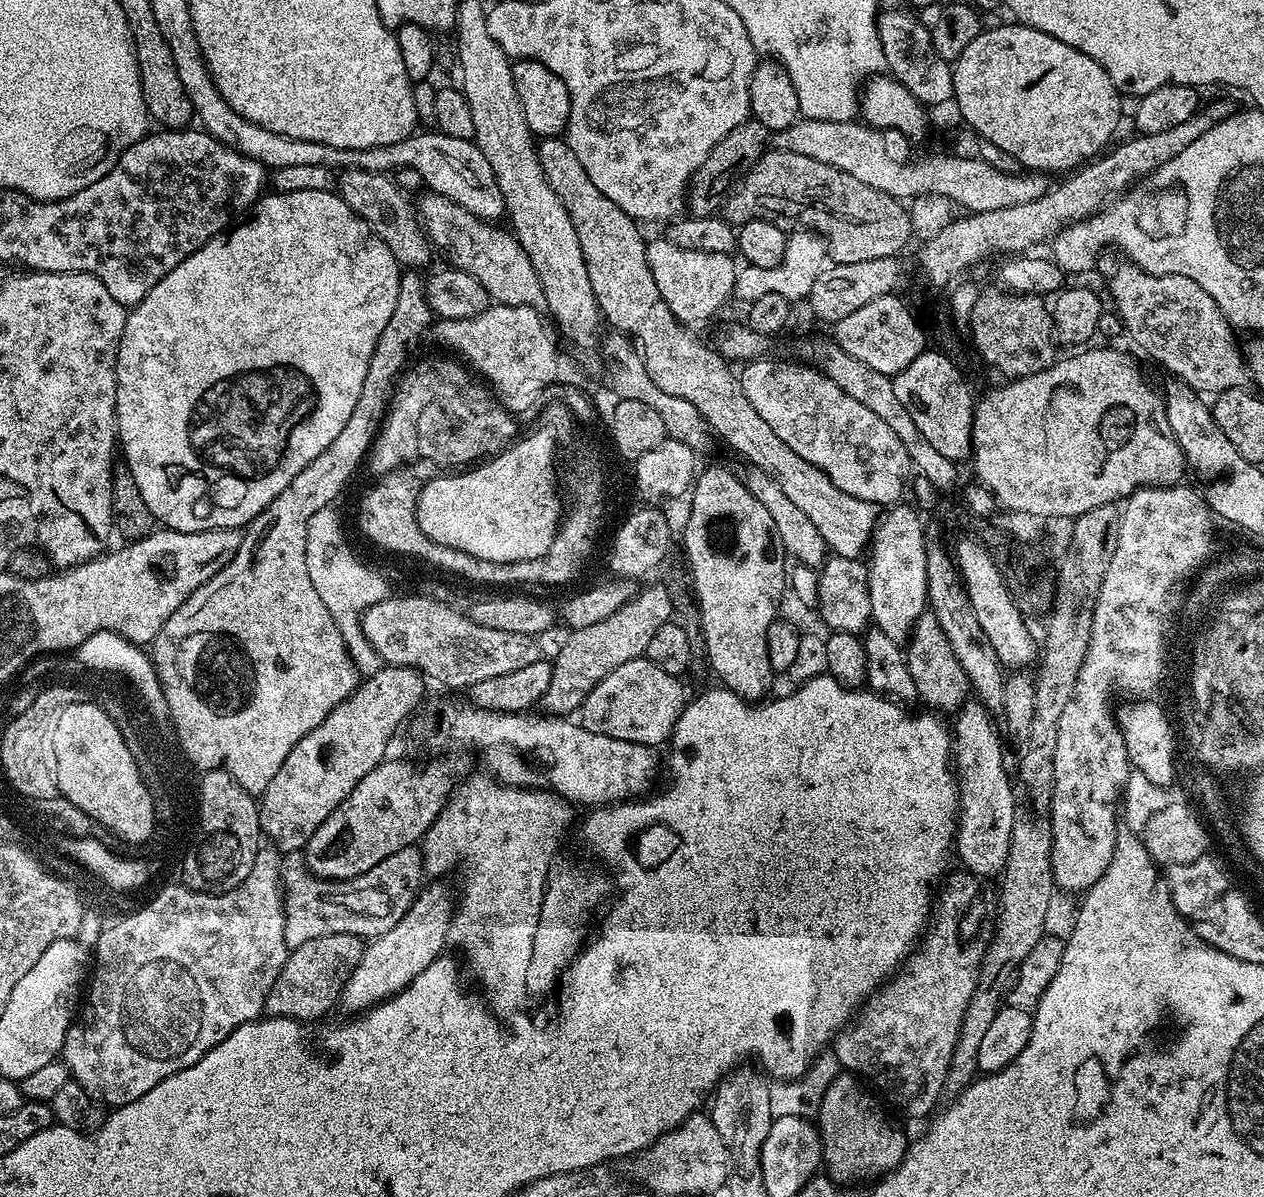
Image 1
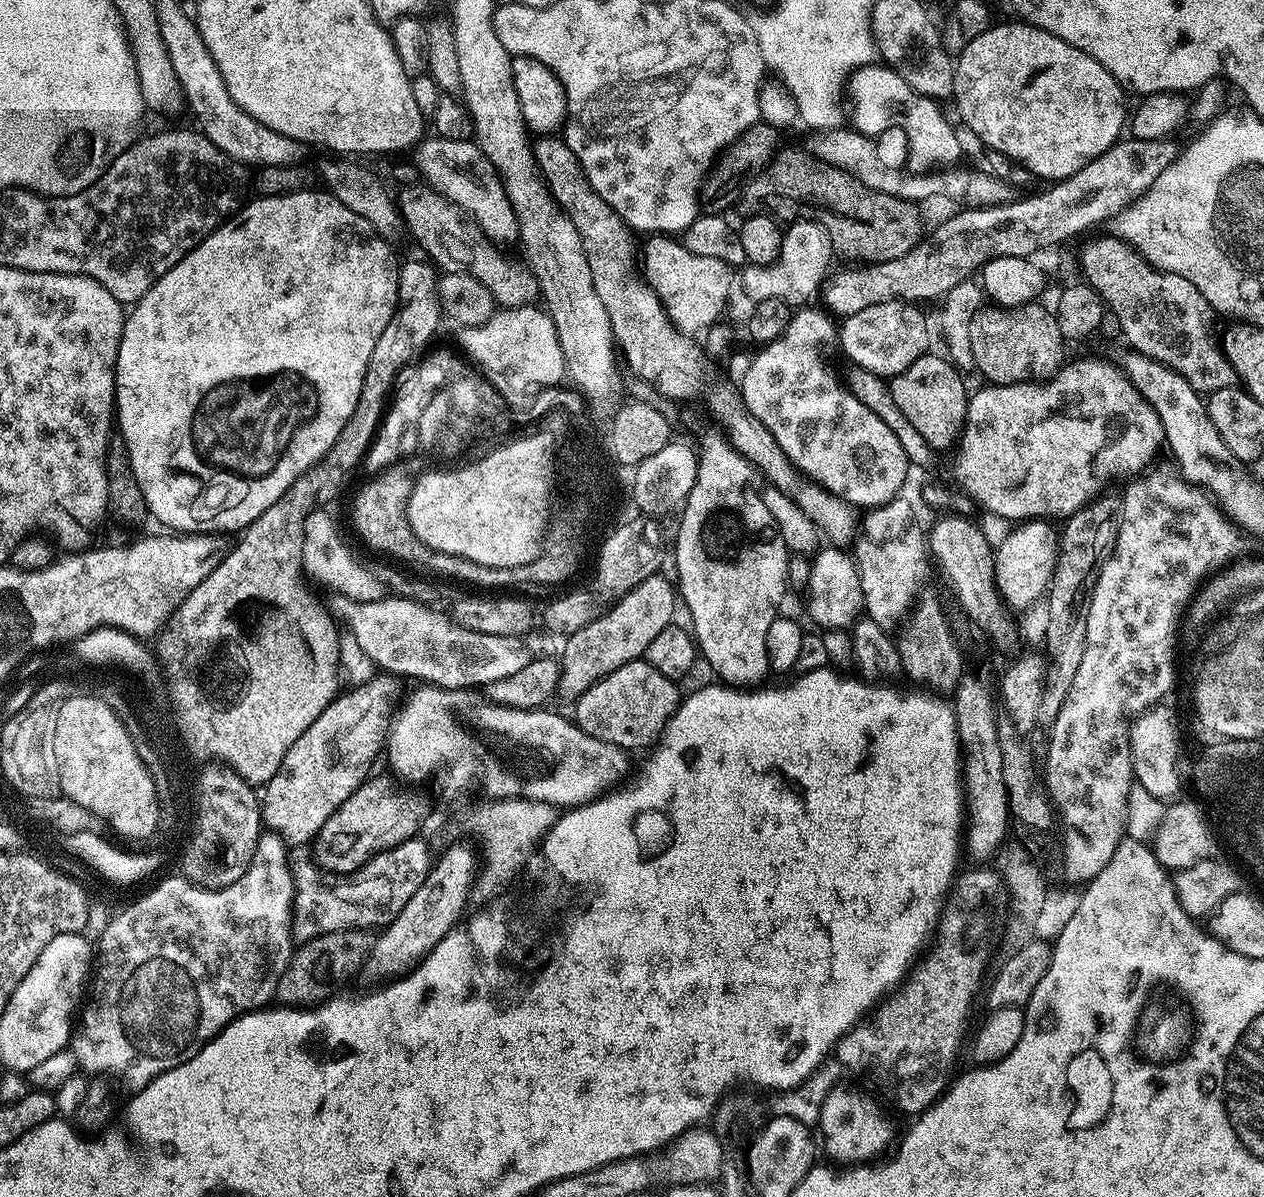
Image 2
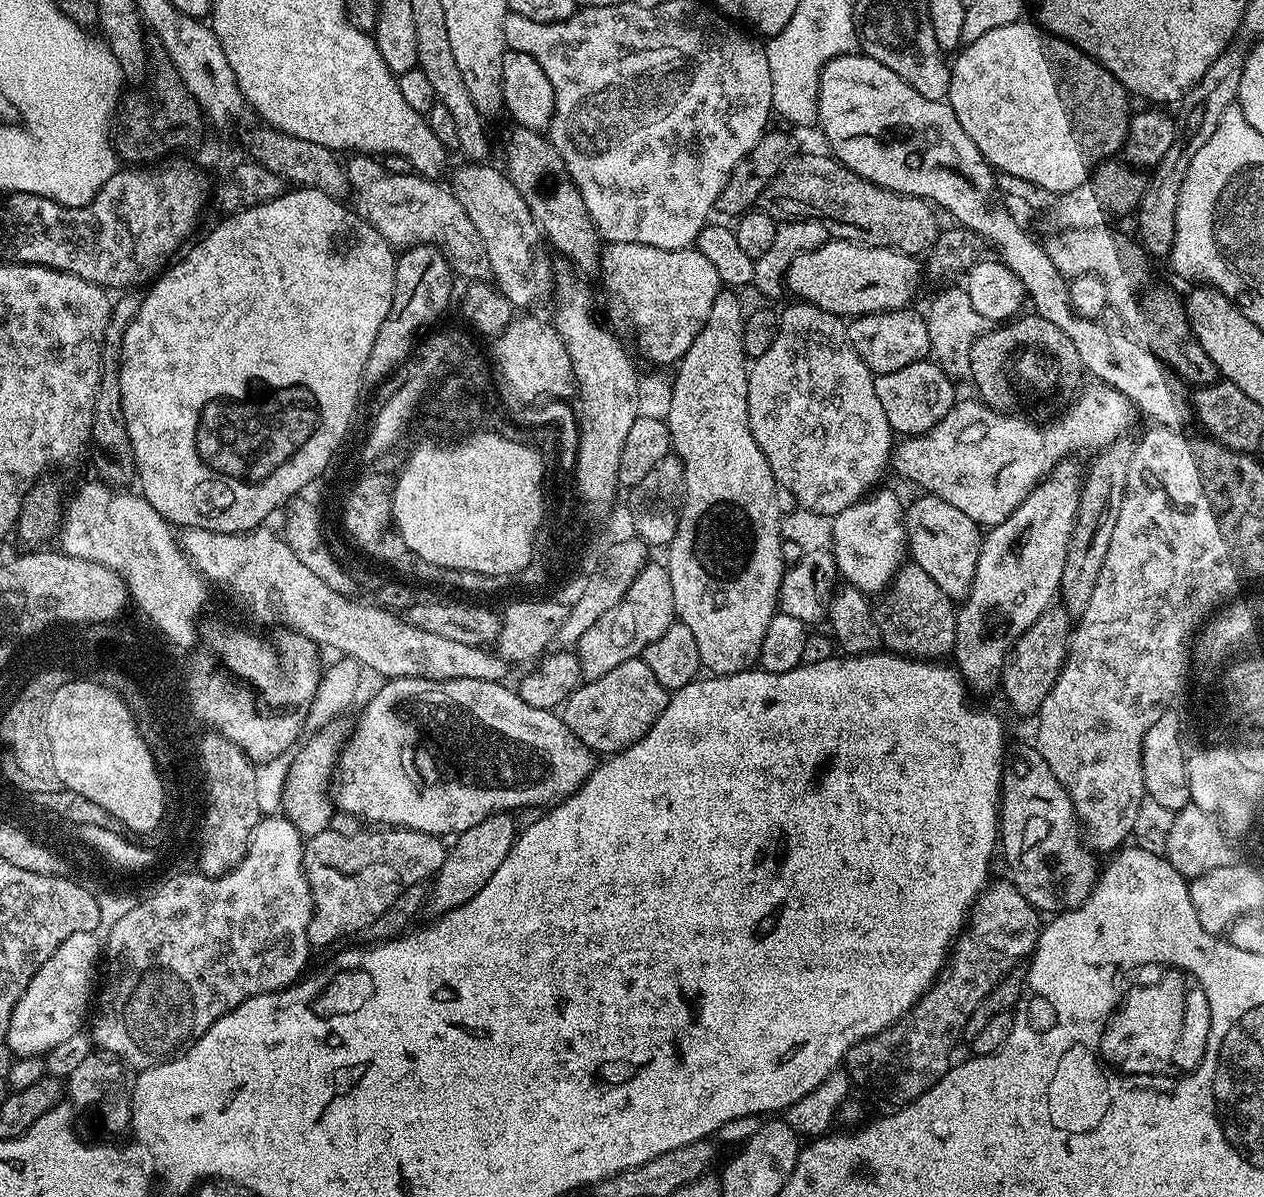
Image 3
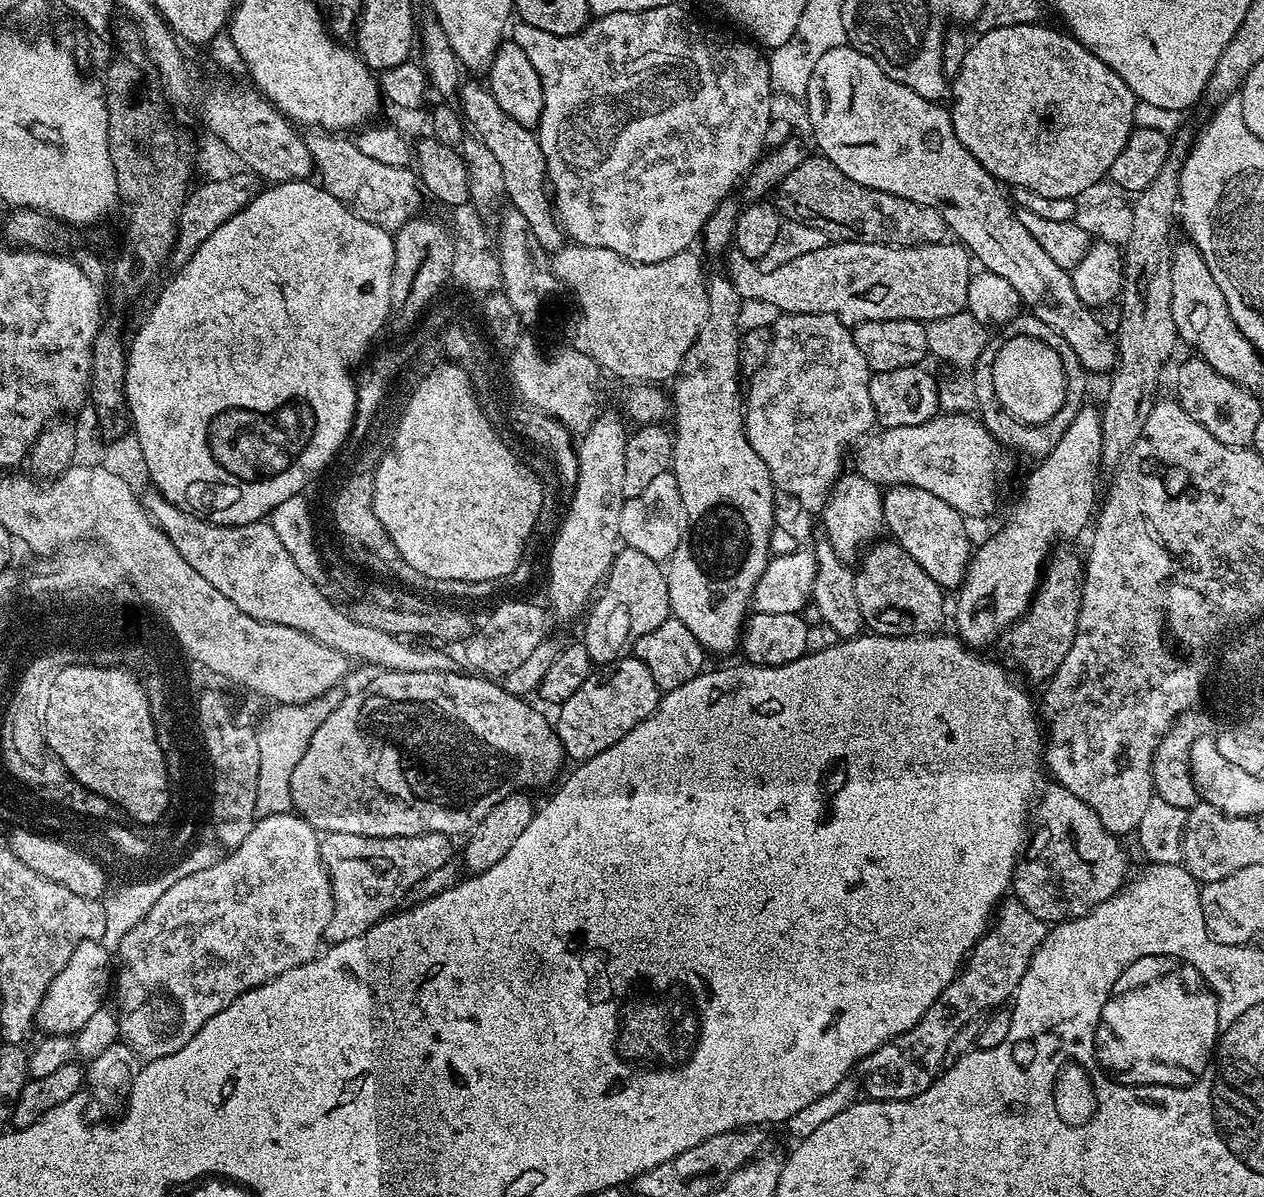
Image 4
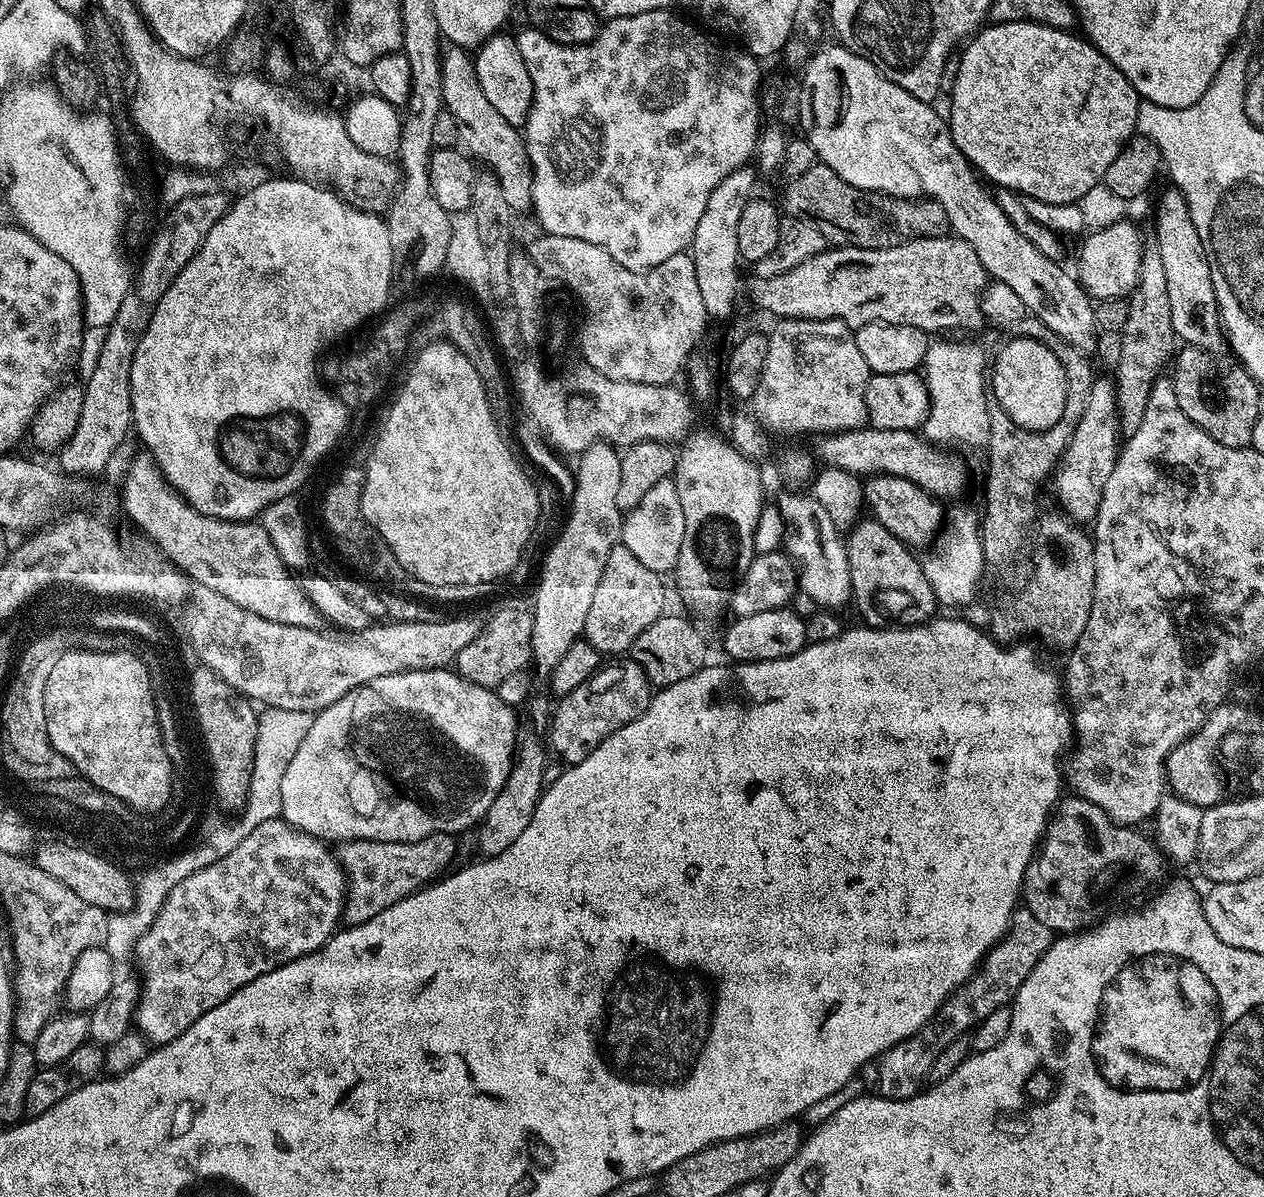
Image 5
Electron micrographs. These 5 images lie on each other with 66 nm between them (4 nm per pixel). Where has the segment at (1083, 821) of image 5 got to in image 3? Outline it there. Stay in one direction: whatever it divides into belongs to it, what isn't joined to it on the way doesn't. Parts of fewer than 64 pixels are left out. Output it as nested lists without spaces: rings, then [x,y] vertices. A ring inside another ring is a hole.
[[[1031,743],[1017,750],[1024,772],[1005,775],[1000,794],[1000,834],[1002,856],[1013,864],[1012,884],[1041,914],[1059,914],[1081,908],[1098,879],[1097,857],[1089,848],[1070,802],[1070,794],[1046,766],[1040,749]]]

